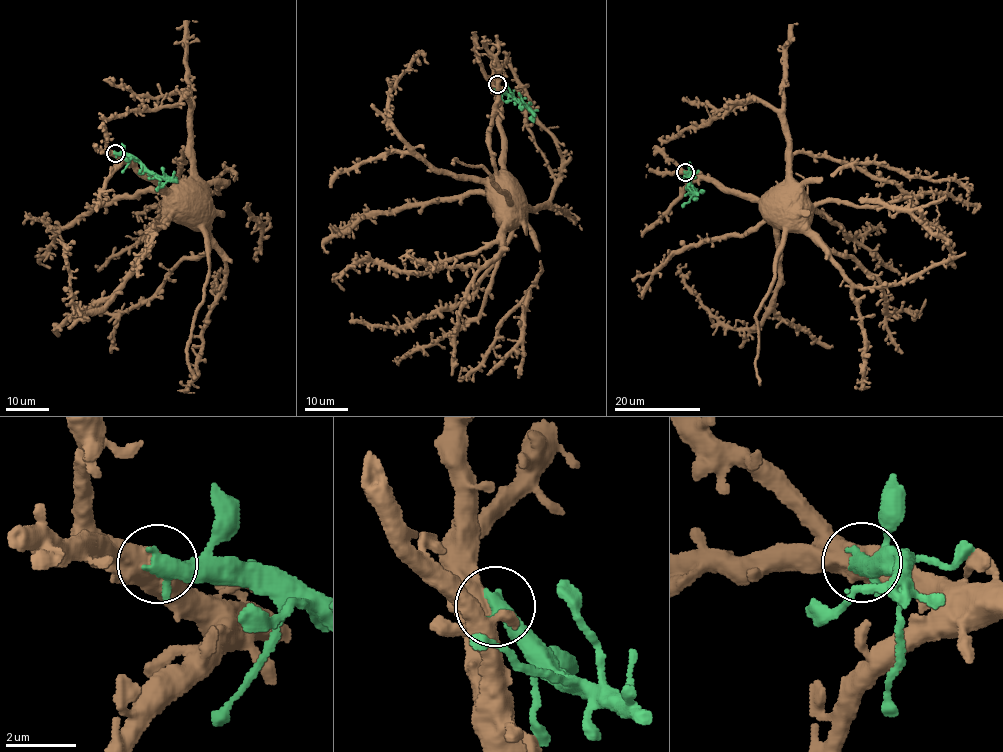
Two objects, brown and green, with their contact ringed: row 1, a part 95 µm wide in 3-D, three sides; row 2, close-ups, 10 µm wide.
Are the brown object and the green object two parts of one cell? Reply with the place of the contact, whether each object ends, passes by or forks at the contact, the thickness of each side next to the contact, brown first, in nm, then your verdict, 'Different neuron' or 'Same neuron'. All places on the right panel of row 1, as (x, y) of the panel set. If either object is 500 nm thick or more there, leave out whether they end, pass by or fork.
Place: (685, 172). Thickness 550 nm (brown) against 480 nm. Different neuron

